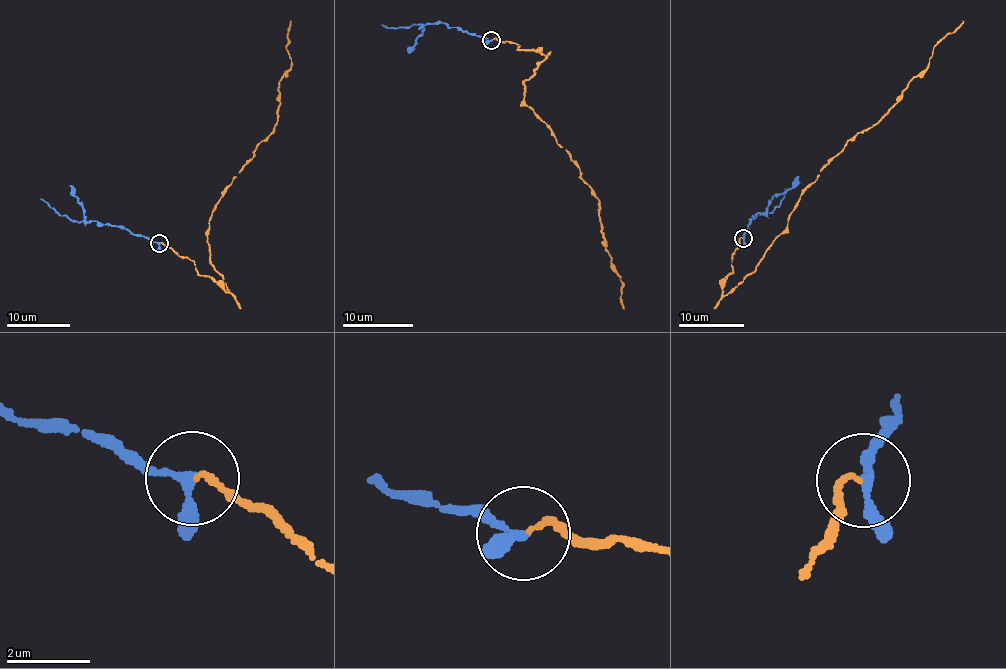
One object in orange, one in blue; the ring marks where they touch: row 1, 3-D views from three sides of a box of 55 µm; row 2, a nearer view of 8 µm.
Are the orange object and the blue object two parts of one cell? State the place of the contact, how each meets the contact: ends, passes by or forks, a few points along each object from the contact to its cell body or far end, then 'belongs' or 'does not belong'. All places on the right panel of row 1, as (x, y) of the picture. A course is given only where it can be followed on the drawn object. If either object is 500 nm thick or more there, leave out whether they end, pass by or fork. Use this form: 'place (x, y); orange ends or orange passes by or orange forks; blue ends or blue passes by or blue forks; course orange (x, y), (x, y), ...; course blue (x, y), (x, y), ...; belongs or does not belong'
place (743, 238); orange ends; blue passes by; course orange (743, 238), (732, 253), (724, 296), (755, 270), (822, 168), (894, 104), (924, 72), (933, 49), (963, 21); course blue (743, 238), (746, 229), (749, 229), (750, 219), (756, 213), (770, 213), (783, 199), (785, 188); belongs

